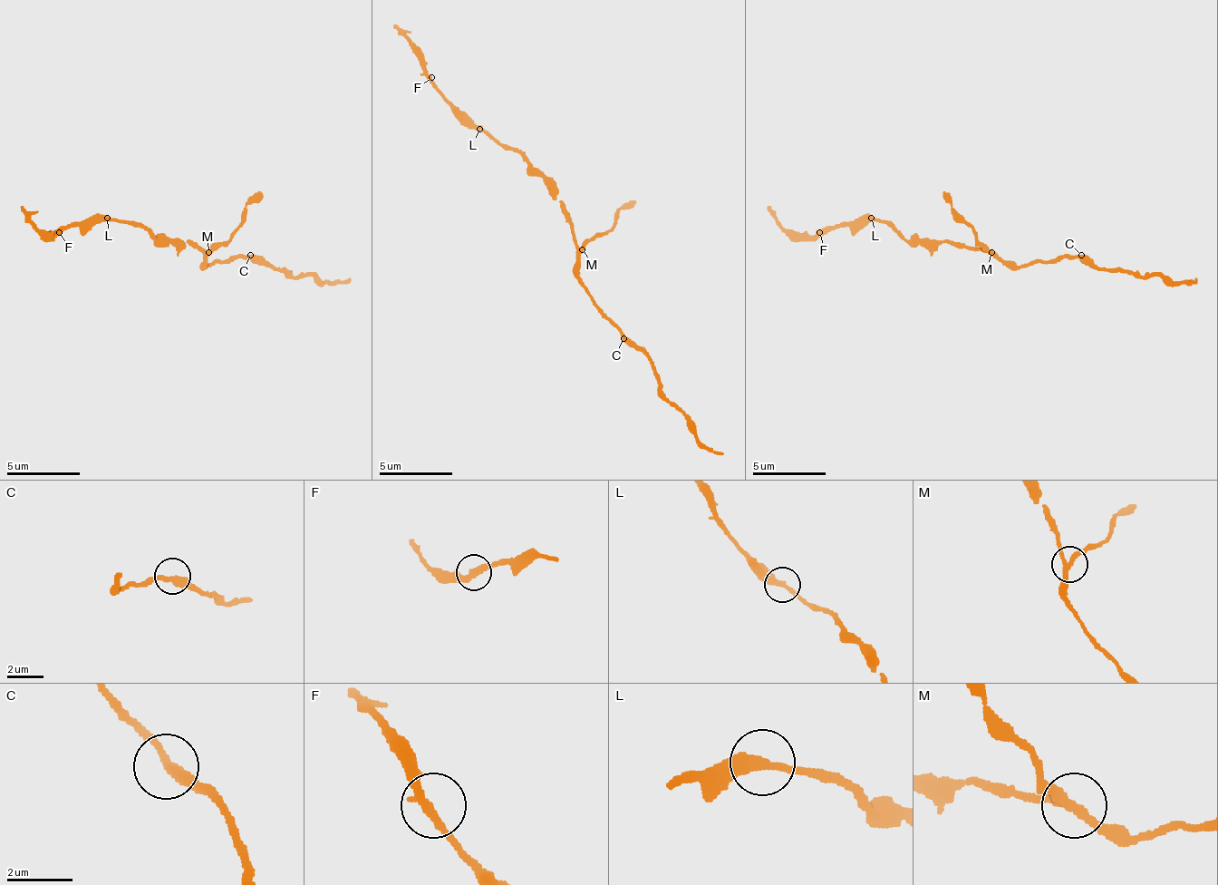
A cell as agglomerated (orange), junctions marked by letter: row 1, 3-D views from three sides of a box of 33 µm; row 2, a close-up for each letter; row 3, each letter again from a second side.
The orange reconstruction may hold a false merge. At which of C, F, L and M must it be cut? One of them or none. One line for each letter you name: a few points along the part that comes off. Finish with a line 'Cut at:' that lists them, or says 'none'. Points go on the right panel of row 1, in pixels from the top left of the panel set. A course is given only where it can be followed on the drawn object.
M: (992, 251), (956, 210), (944, 192)
Cut at: M

